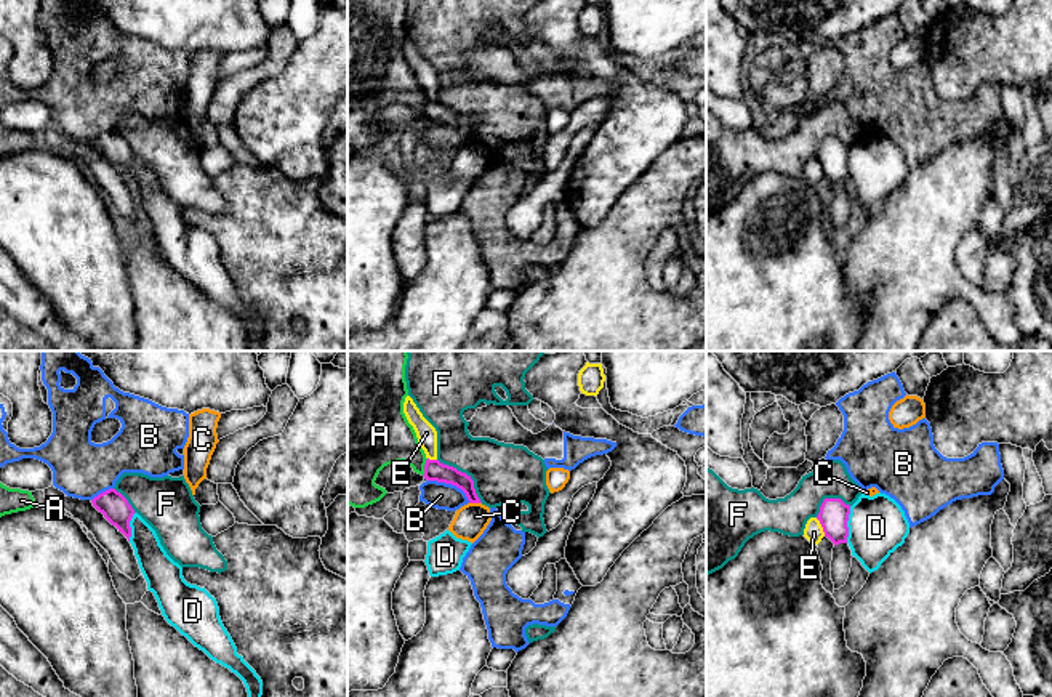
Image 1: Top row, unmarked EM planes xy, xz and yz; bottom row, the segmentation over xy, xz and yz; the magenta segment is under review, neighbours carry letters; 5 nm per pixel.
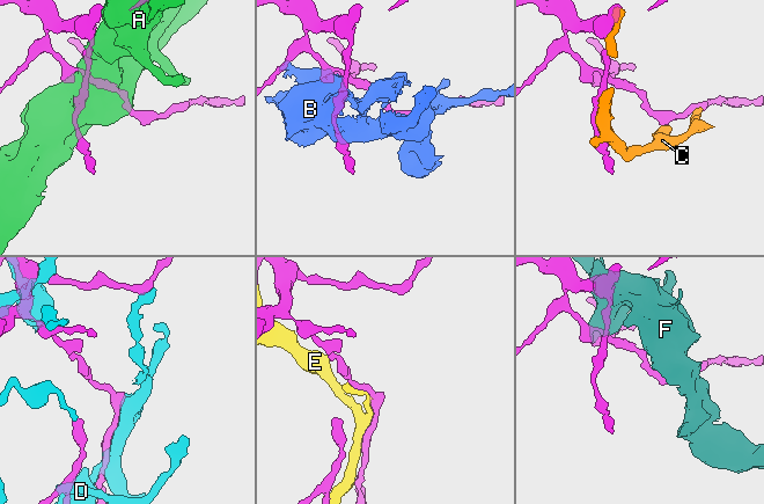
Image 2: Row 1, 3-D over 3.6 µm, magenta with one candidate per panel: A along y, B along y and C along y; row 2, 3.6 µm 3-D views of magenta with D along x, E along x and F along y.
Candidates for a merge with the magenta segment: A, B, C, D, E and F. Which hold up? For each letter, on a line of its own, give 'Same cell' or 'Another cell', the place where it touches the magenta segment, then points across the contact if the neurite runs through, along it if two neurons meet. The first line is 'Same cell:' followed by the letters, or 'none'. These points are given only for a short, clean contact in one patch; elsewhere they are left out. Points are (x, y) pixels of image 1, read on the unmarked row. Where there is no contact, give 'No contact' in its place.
Same cell: none
A: Another cell. Touches magenta at xz (425, 108)
B: Another cell. Touches magenta at xz (450, 124)
C: Another cell. Touches magenta at xz (476, 143)
D: Another cell. Touches magenta at yz (846, 165)
E: Another cell. Touches magenta at yz (822, 167)
F: Another cell. Touches magenta at xz (466, 116)

